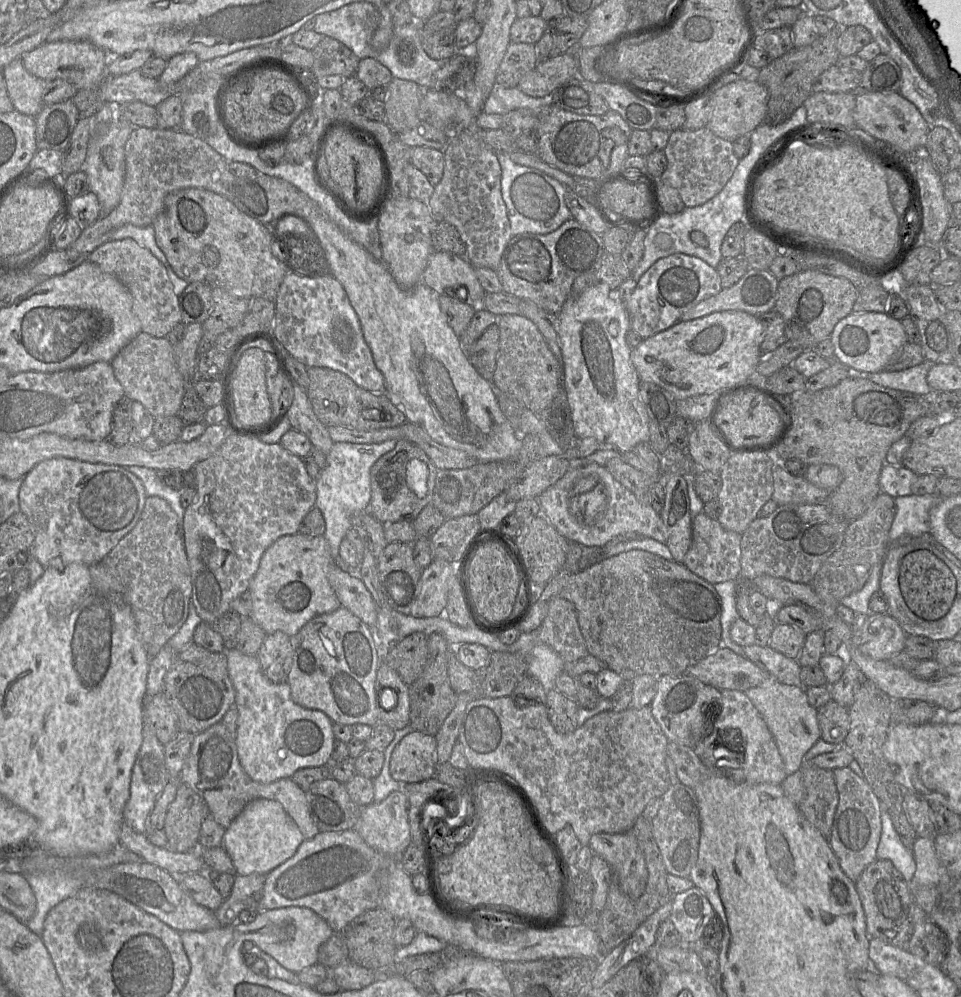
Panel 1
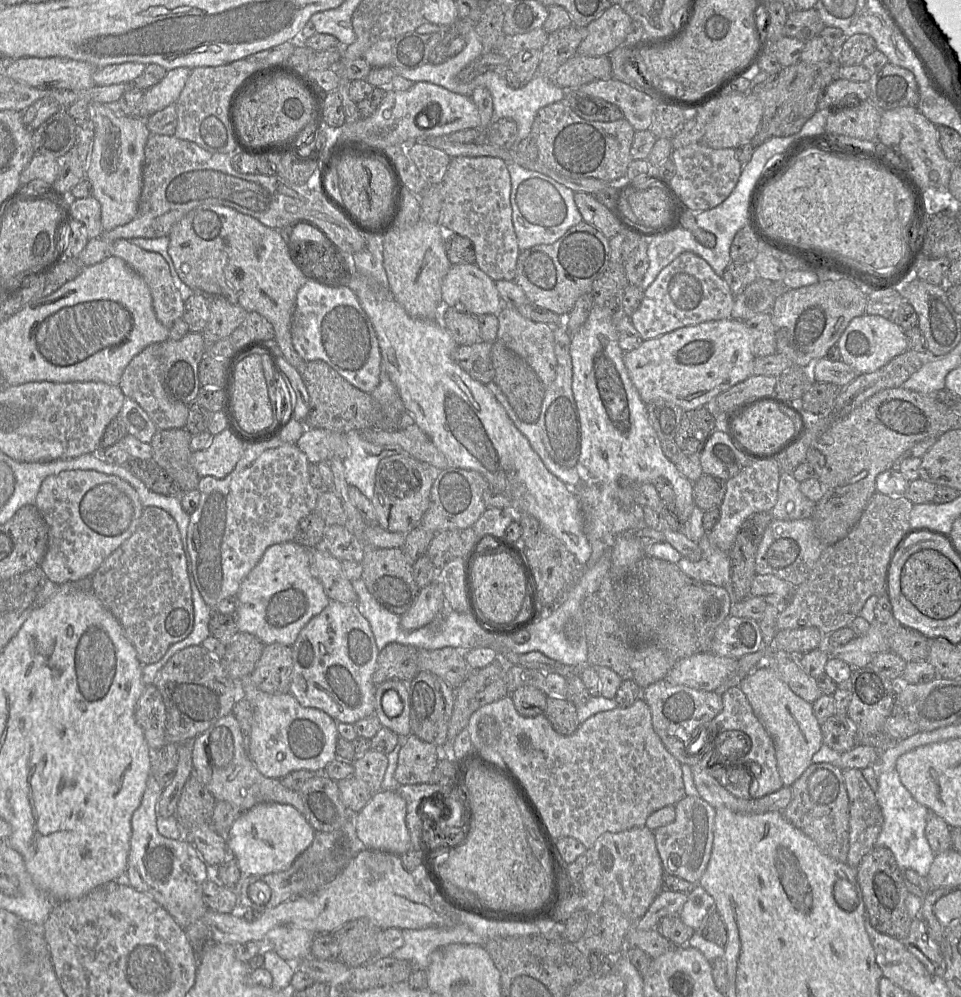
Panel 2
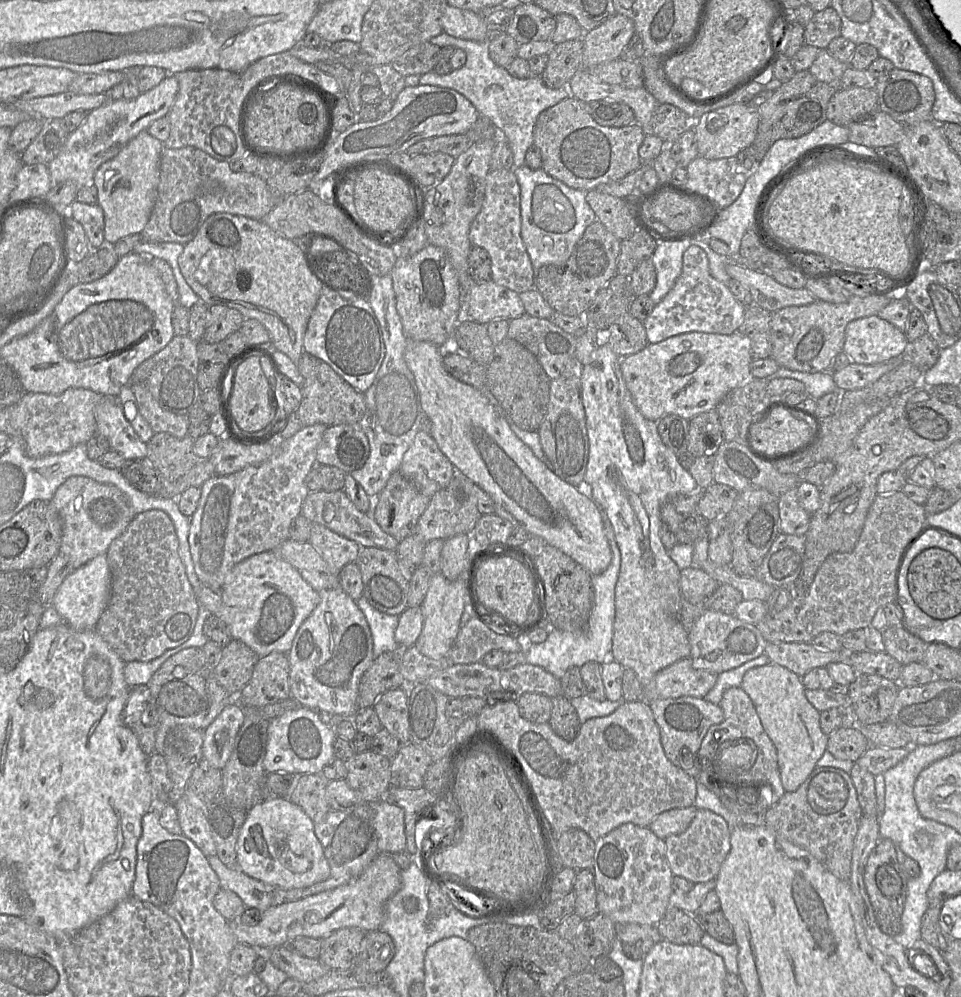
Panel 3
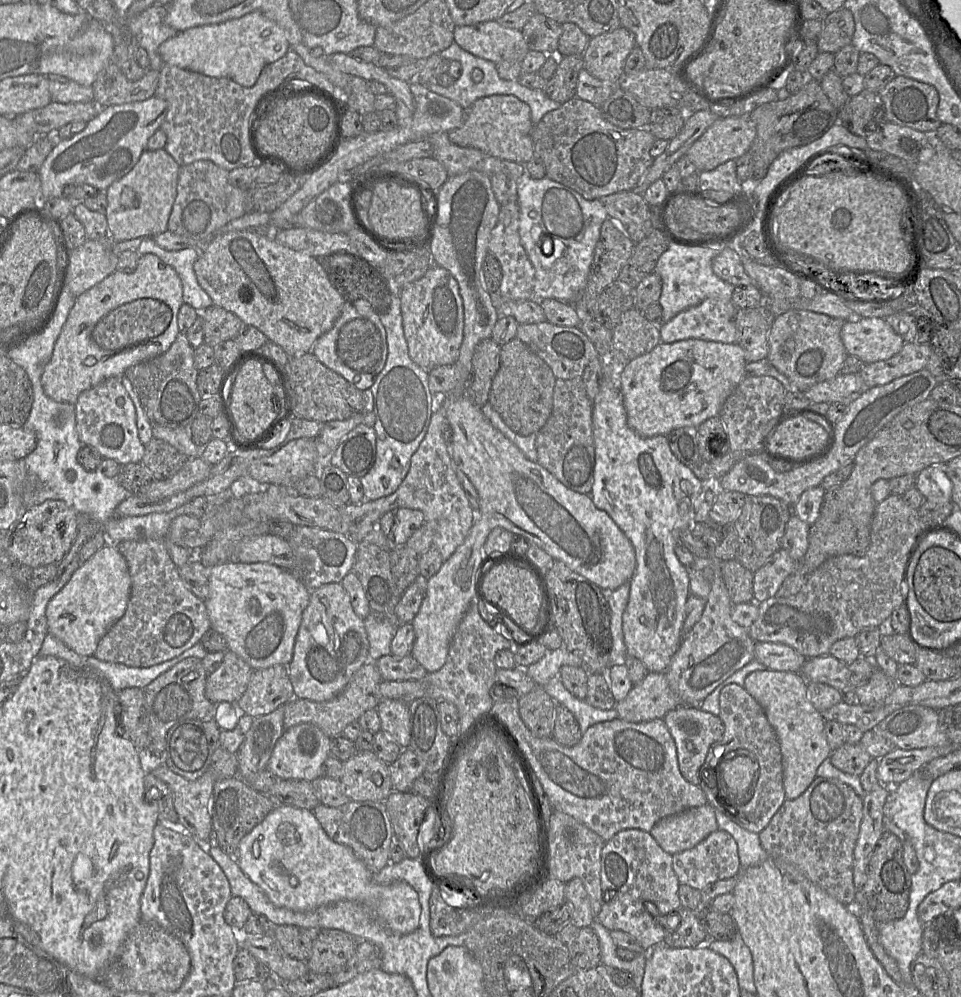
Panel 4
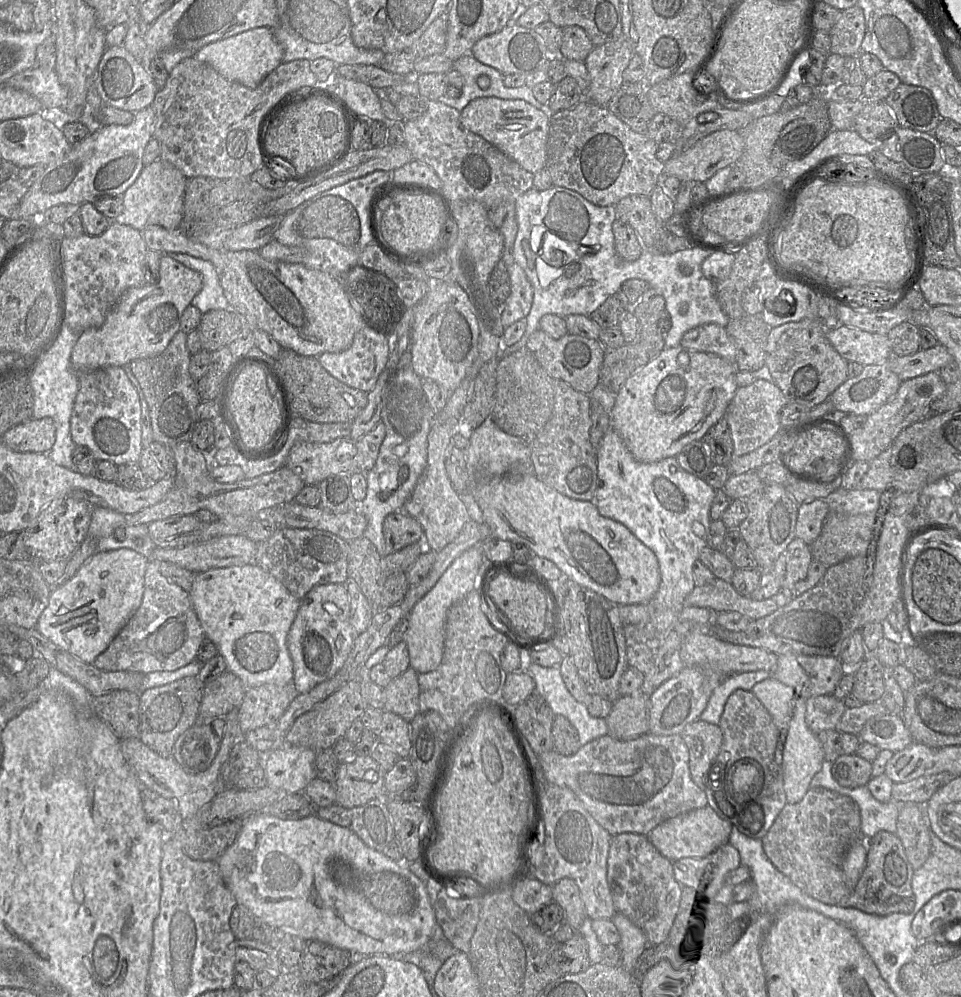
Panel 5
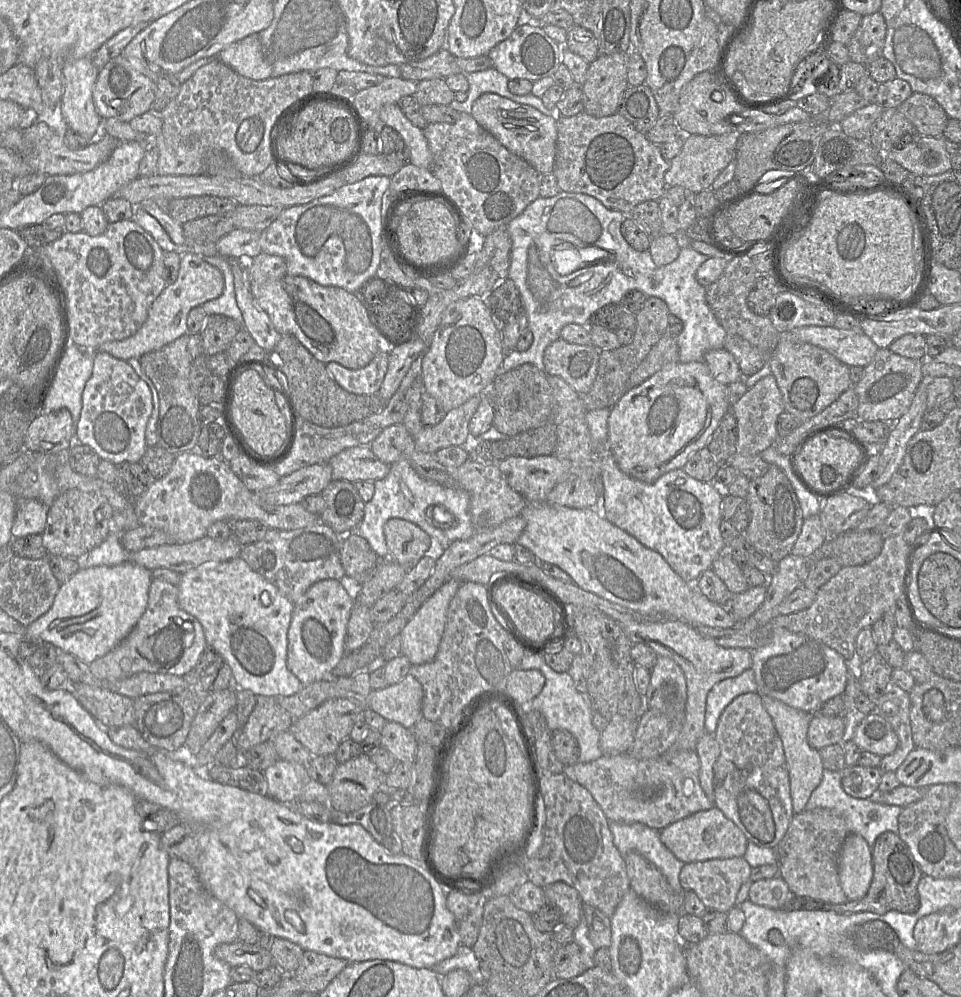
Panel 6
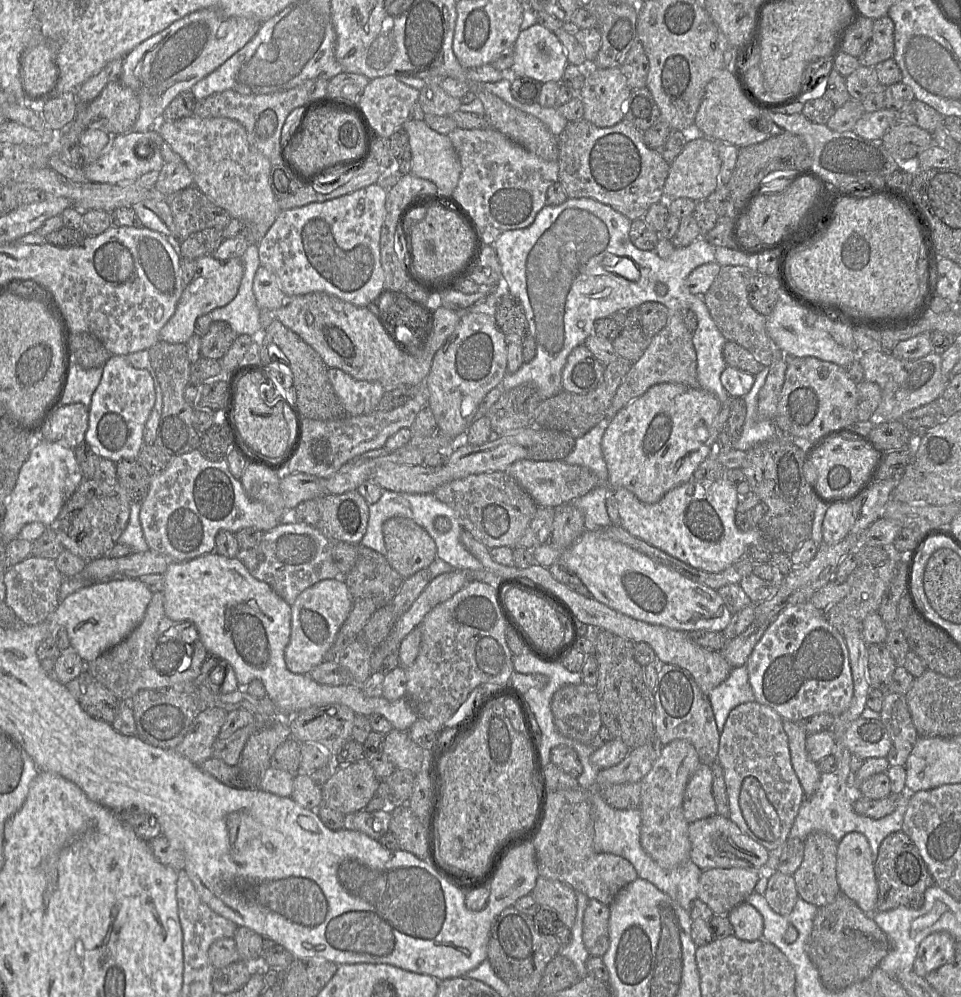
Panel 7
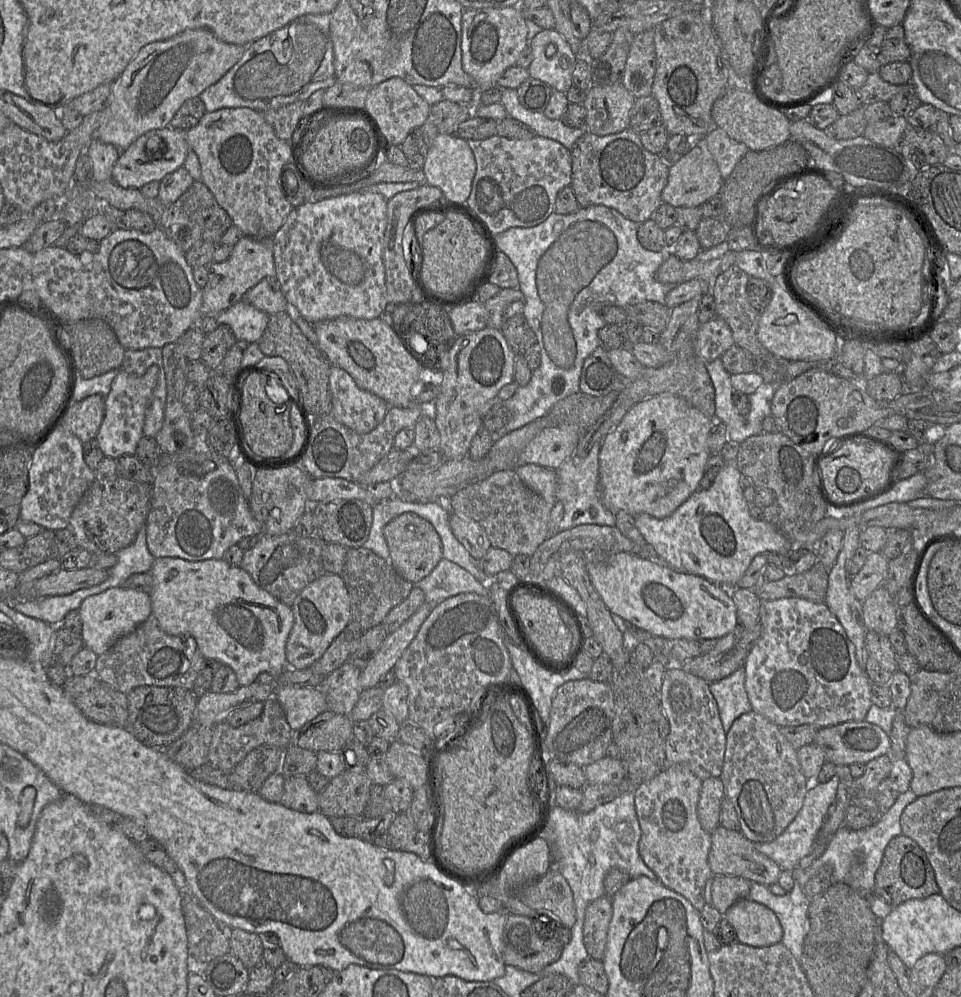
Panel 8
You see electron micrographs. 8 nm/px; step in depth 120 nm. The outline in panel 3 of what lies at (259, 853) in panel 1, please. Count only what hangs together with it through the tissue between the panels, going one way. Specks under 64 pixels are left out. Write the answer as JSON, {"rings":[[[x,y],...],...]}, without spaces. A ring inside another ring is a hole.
{"rings":[[[268,796],[251,807],[239,831],[236,853],[238,869],[275,889],[291,890],[309,887],[326,880],[330,875],[328,861],[314,832],[313,820],[288,797]]]}

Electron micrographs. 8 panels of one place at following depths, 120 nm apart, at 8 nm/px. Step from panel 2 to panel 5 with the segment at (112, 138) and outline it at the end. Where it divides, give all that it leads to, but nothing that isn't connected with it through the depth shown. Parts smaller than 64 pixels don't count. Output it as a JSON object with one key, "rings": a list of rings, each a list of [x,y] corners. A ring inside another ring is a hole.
{"rings":[[[161,158],[144,166],[137,180],[122,195],[124,209],[114,221],[141,232],[152,225],[167,230],[182,229],[186,182],[180,170]]]}

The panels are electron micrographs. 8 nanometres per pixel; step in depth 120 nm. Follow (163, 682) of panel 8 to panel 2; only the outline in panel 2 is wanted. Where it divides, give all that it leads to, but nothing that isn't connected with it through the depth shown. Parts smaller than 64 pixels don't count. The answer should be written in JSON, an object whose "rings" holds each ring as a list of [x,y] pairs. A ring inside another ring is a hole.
{"rings":[[[149,506],[143,509],[134,533],[108,556],[90,577],[92,591],[119,622],[123,634],[135,648],[142,665],[159,661],[172,644],[185,639],[193,629],[192,592],[186,565],[176,521],[165,510]]]}

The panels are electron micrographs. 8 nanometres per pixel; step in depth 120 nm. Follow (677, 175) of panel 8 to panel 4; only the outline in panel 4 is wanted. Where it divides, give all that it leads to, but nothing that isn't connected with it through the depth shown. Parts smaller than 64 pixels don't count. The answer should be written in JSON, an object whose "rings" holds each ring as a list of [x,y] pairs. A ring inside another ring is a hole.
{"rings":[[[719,117],[685,155],[698,172],[710,171],[748,152],[755,137],[756,128],[748,117]]]}

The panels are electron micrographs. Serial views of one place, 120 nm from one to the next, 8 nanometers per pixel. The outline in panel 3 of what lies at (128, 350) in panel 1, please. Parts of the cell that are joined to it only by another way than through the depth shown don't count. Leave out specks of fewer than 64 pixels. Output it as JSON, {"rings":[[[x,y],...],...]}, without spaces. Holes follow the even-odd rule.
{"rings":[[[129,383],[137,406],[155,433],[169,433],[177,438],[188,434],[188,415],[177,415],[164,410],[142,384]]]}

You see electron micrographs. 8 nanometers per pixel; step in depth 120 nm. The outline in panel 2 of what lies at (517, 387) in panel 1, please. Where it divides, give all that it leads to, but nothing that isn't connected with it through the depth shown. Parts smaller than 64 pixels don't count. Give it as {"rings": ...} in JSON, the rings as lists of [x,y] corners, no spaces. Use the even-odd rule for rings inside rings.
{"rings":[[[505,306],[497,314],[497,340],[522,358],[536,373],[545,389],[555,380],[557,360],[554,351],[554,328],[546,323],[523,317],[515,307]]]}

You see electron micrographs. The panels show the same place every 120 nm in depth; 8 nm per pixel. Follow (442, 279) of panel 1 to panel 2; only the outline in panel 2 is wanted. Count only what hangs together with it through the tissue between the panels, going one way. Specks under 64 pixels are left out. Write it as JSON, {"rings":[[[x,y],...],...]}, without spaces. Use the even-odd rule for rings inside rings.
{"rings":[[[476,264],[452,265],[443,279],[441,291],[444,308],[461,310],[475,317],[497,315],[506,305],[495,281]]]}

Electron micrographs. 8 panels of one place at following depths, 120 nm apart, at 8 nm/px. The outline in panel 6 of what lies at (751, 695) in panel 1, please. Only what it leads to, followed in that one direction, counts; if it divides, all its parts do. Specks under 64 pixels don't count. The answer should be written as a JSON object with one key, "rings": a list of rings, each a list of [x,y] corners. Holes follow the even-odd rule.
{"rings":[[[760,695],[763,706],[770,715],[774,727],[781,739],[786,763],[789,770],[790,794],[794,814],[806,810],[806,804],[812,792],[820,784],[823,776],[823,763],[820,752],[808,743],[808,728],[812,713],[795,709],[777,699]]]}

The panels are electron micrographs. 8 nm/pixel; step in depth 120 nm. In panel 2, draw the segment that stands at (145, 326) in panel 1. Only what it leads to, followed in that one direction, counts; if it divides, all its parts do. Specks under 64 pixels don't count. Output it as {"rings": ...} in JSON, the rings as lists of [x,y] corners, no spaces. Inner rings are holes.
{"rings":[[[117,239],[112,242],[111,256],[123,259],[134,271],[142,276],[149,286],[153,309],[157,319],[170,329],[173,322],[182,317],[184,301],[181,298],[179,290],[174,286],[169,266],[163,256],[156,252],[146,251],[130,243],[127,239]]]}

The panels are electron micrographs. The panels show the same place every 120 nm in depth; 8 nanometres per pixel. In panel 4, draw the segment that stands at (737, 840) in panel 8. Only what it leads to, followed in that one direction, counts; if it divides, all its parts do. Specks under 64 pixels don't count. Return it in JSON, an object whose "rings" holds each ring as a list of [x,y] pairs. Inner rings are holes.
{"rings":[[[706,803],[661,819],[649,833],[665,852],[674,855],[695,847],[718,829],[715,809]]]}

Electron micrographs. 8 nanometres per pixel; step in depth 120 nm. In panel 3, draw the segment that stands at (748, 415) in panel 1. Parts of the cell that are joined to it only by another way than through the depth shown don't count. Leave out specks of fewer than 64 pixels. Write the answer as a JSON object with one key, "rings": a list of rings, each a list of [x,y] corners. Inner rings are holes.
{"rings":[[[775,408],[763,421],[753,422],[748,441],[756,450],[766,453],[790,453],[806,447],[815,434],[814,427],[783,408]]]}

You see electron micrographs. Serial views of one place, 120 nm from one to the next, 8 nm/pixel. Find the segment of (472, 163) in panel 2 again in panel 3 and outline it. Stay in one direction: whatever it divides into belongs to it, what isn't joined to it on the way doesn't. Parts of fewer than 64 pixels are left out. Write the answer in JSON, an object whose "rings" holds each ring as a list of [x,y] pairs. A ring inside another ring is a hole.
{"rings":[[[490,169],[486,176],[485,198],[480,212],[471,223],[469,240],[487,251],[491,260],[491,280],[505,288],[522,293],[534,289],[534,269],[521,237],[520,186],[510,169]]]}

